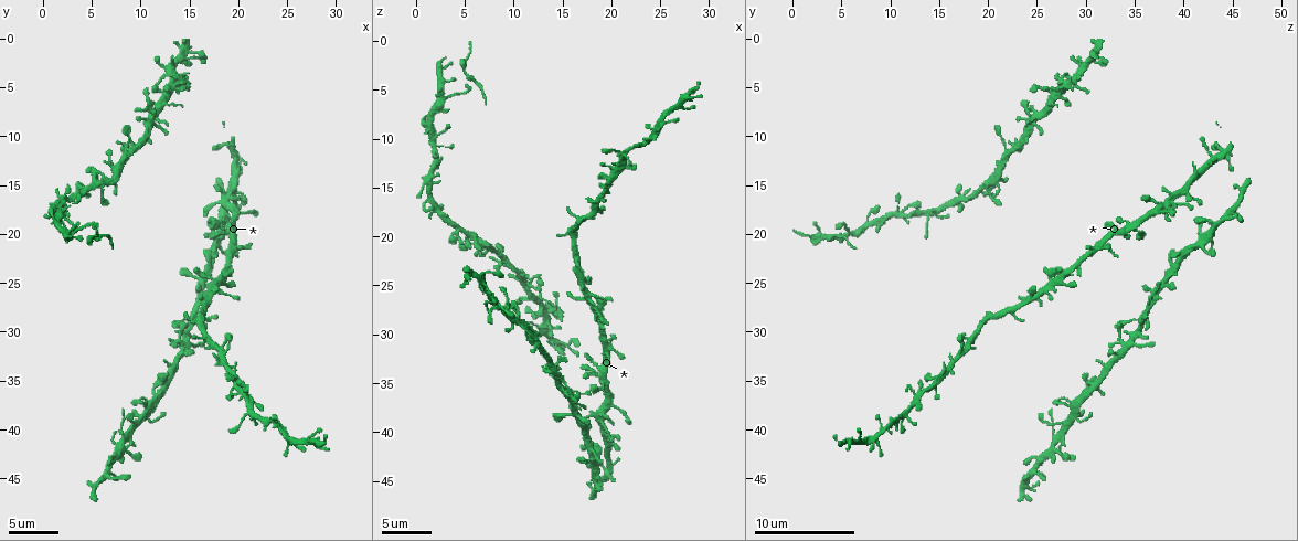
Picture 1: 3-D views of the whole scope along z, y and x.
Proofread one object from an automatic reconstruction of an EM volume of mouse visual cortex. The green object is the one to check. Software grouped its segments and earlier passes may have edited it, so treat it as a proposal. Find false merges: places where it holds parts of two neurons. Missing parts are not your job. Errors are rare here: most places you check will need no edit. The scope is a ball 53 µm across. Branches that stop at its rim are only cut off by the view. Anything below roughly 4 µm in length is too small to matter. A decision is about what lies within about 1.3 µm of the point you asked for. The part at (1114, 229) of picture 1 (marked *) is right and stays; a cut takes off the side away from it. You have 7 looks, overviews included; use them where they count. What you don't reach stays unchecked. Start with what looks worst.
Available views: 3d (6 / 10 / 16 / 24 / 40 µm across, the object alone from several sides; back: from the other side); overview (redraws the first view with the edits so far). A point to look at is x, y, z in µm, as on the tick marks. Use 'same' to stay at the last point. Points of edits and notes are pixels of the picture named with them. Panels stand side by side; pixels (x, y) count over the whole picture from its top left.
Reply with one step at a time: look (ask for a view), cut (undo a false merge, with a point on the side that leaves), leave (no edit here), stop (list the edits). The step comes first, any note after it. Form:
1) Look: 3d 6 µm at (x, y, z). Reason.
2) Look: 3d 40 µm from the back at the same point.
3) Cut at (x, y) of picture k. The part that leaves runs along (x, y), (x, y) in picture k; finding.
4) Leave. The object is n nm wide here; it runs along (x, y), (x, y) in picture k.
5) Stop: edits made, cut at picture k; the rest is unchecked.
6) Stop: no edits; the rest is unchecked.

Look: 3d 16 µm at (18.6, 16.6, 38.8). Looks like a crossing.

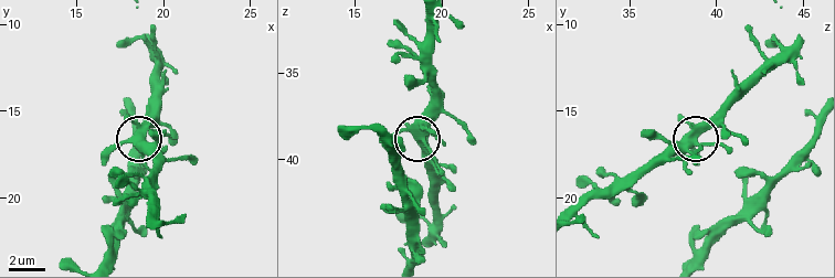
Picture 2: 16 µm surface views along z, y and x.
Leave. It runs along (594, 188), (629, 186), (686, 148), (733, 100) in picture 2; continuous, no second neuron.

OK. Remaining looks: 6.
Look: 3d 6 µm at (18.0, 19.4, 43.2). Four-way junction.

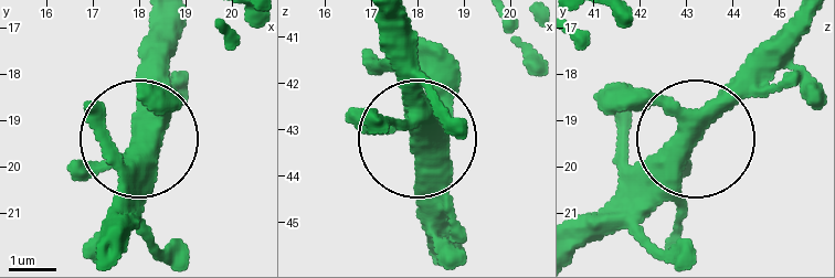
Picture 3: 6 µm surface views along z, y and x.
Leave. All the same neuron.

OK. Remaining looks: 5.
Look: 3d 16 µm at (17.8, 25.0, 26.6). Four or more arms meet.

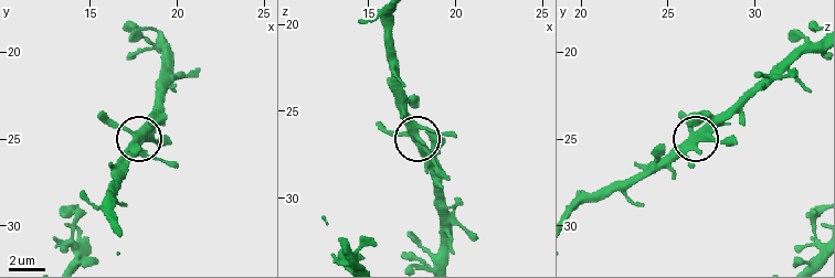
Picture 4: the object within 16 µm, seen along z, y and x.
Leave. 5 arms meet here; it runs along (803, 44), (769, 68), (659, 170) in picture 4; one neuron here.

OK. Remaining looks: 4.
Look: 3d 6 µm at (5.0, 14.8, 19.8).

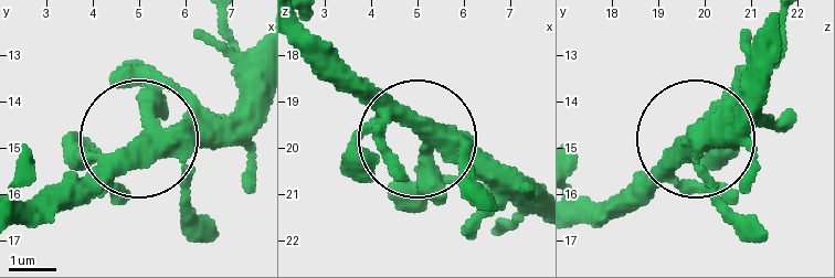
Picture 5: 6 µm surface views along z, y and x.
Look: 3d 6 µm from the back at (5.20, 14.75, 19.65).

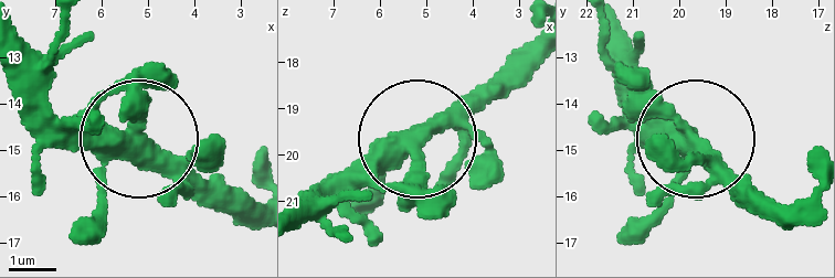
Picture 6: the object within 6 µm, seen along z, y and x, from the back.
Leave. One neuron here.

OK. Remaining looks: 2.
Stop: no edits; the rest is unchecked.

